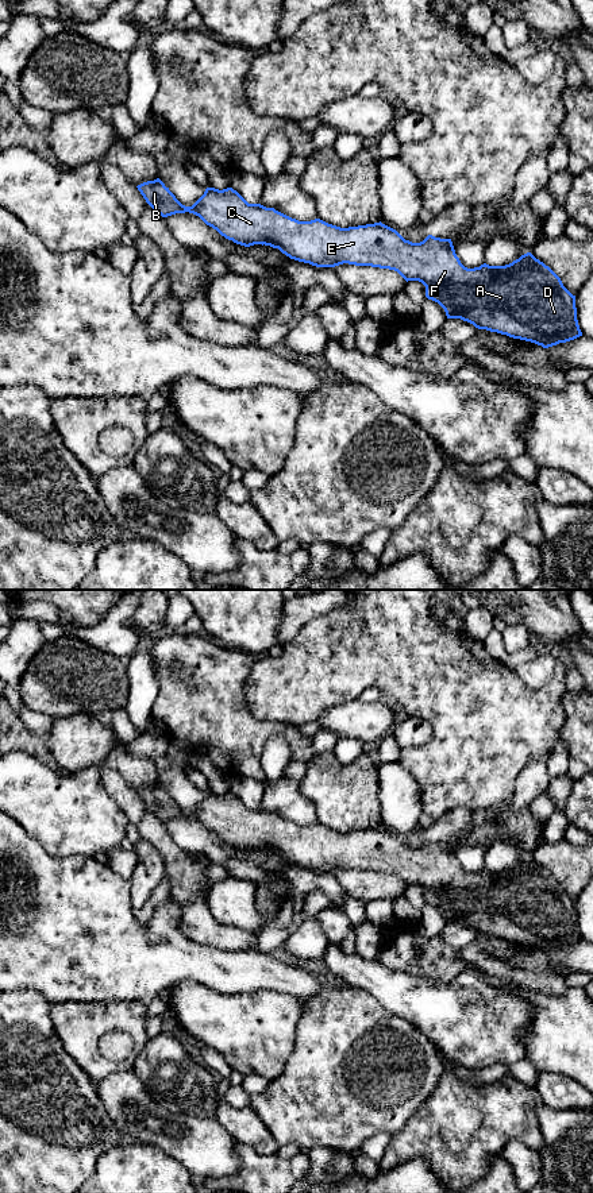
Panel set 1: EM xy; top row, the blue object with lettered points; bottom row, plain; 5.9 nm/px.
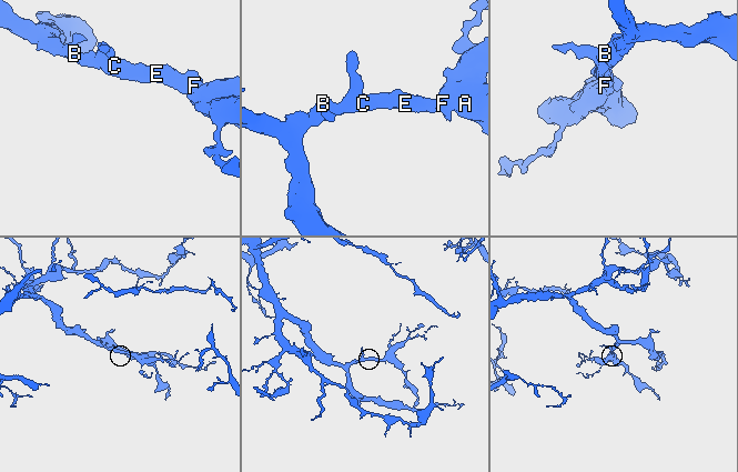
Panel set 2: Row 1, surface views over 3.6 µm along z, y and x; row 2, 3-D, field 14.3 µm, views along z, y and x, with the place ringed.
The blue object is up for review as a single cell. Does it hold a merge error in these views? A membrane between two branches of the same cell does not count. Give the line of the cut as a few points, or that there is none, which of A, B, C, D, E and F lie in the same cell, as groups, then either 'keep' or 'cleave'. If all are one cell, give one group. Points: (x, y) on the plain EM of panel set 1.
no cut | A B C D E F | keep

